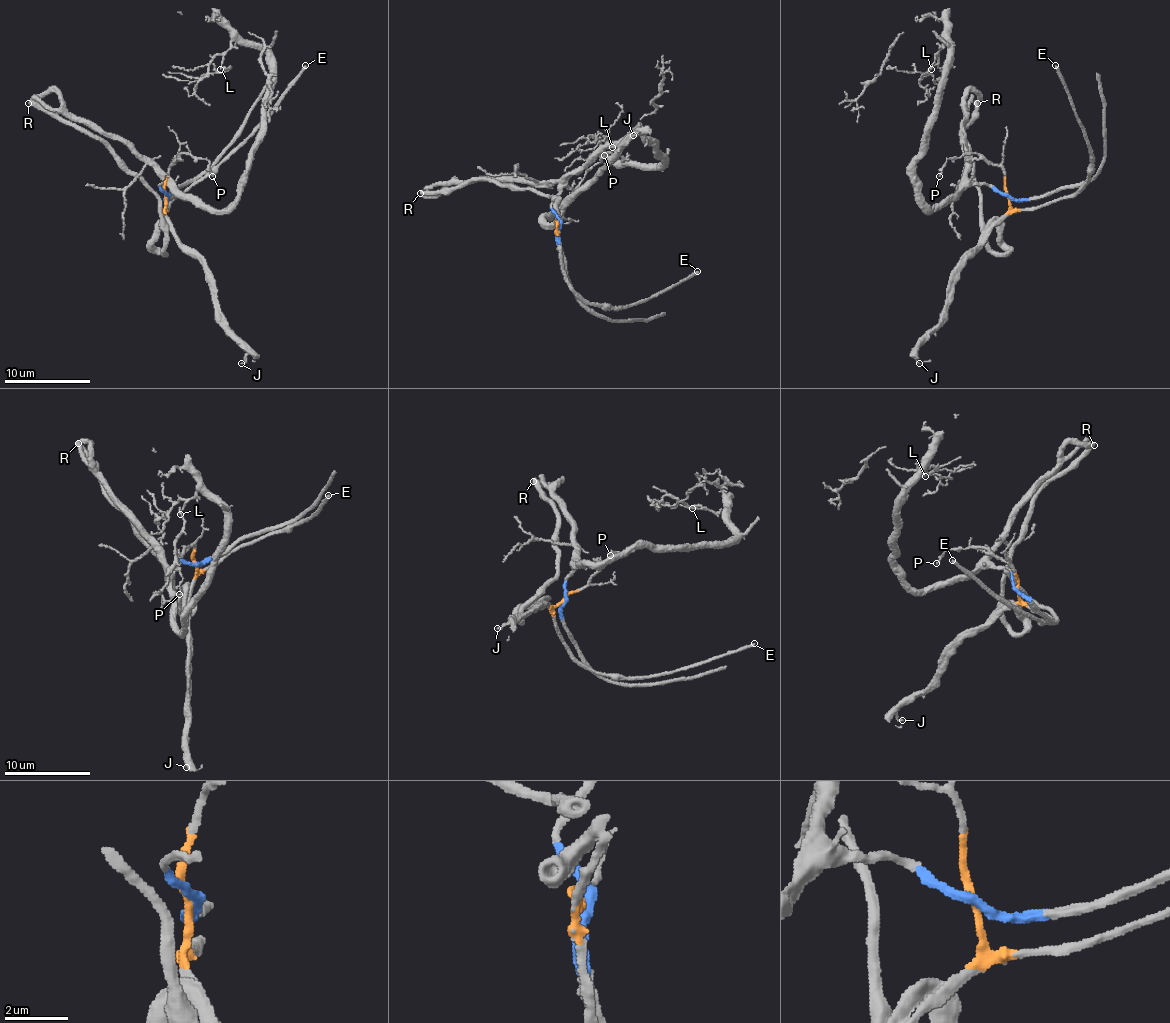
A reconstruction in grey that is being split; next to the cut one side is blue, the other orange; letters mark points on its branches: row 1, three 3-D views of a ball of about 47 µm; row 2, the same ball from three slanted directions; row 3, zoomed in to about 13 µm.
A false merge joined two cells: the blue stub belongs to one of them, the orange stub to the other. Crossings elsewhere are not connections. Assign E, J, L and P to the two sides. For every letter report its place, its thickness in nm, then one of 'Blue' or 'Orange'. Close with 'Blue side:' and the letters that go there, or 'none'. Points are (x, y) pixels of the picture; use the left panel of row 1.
E: Place: (305, 65). Thickness 240 nm. Orange
J: Place: (241, 363). Thickness 90 nm. Orange
L: Place: (220, 69). Thickness 110 nm. Blue
P: Place: (212, 176). Thickness 90 nm. Orange
Blue side: L

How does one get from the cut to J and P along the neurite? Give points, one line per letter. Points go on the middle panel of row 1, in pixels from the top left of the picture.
J: (559, 224), (557, 226), (557, 217), (568, 202), (639, 132), (632, 136)
P: (559, 224), (574, 192), (604, 155)

